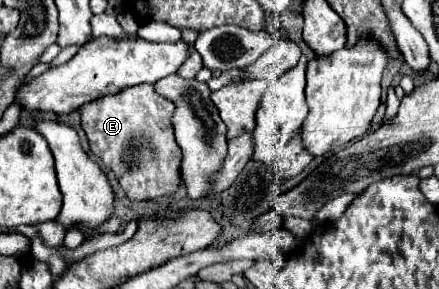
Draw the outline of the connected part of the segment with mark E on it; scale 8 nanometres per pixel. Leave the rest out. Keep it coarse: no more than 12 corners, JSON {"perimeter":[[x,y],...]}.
{"perimeter":[[135,85],[81,107],[129,201],[181,185],[175,105]]}

